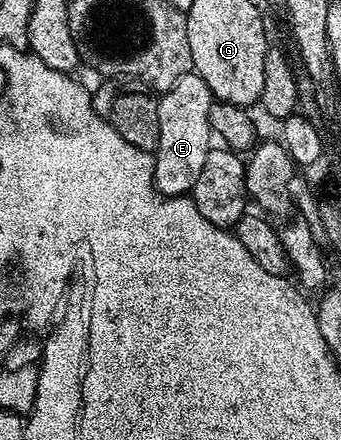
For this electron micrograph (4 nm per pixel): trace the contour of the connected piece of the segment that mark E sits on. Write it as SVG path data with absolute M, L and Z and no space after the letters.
M193 71L179 78L175 86L158 99L160 134L155 149L153 182L162 195L183 196L192 191L213 144L210 108L214 102L210 88Z

